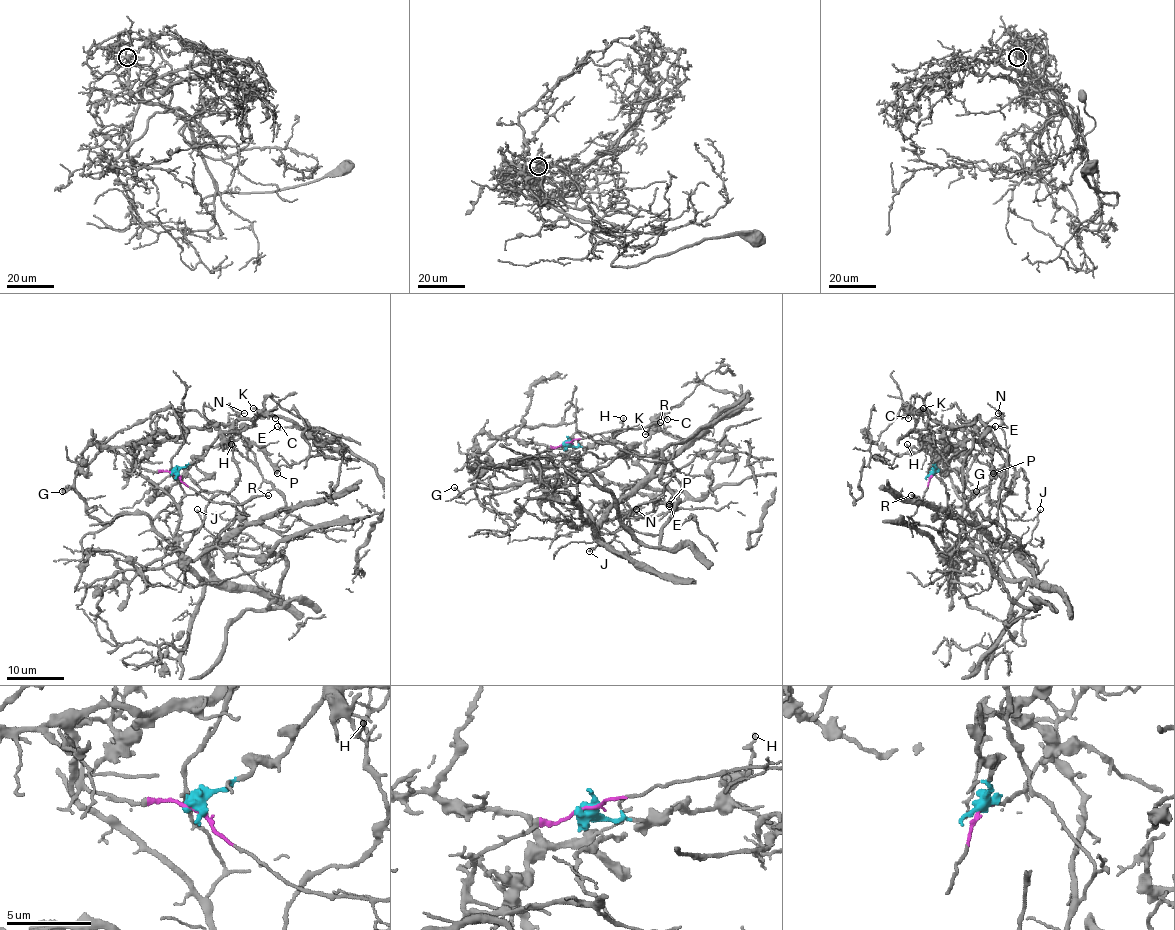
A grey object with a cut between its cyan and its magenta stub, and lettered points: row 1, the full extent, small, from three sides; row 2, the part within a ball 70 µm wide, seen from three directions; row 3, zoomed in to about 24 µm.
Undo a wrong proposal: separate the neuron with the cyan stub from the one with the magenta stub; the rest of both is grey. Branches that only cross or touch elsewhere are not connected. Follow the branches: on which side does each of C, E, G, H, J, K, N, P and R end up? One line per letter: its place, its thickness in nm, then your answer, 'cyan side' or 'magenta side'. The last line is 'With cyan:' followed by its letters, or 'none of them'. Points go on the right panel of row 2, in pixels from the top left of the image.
C: (908, 418) | 220 nm | cyan side
E: (995, 426) | 180 nm | cyan side
G: (976, 491) | 110 nm | magenta side
H: (907, 444) | 130 nm | cyan side
J: (1040, 509) | 170 nm | magenta side
K: (923, 408) | 150 nm | cyan side
N: (998, 413) | 120 nm | magenta side
P: (993, 473) | 550 nm | cyan side
R: (911, 495) | 200 nm | magenta side
With cyan: C, E, H, K, P

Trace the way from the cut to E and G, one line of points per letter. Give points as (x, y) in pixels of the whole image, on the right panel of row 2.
E: (931, 473), (935, 469), (931, 433), (971, 424), (977, 418), (995, 425)
G: (931, 473), (954, 457), (964, 466), (964, 534), (979, 539), (967, 503), (976, 492)

